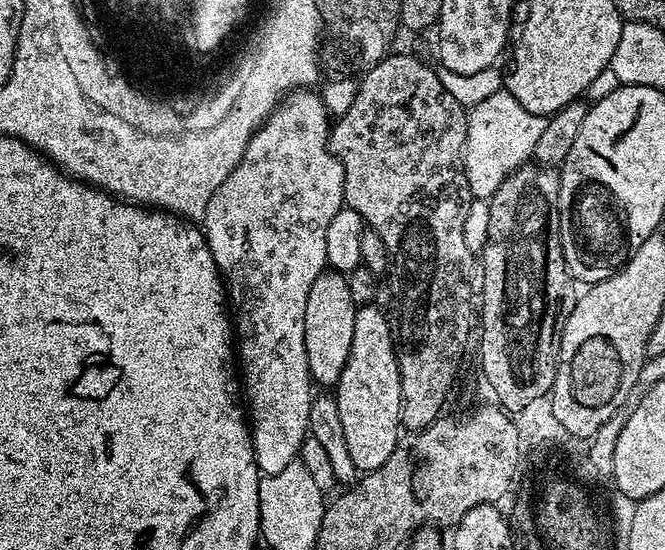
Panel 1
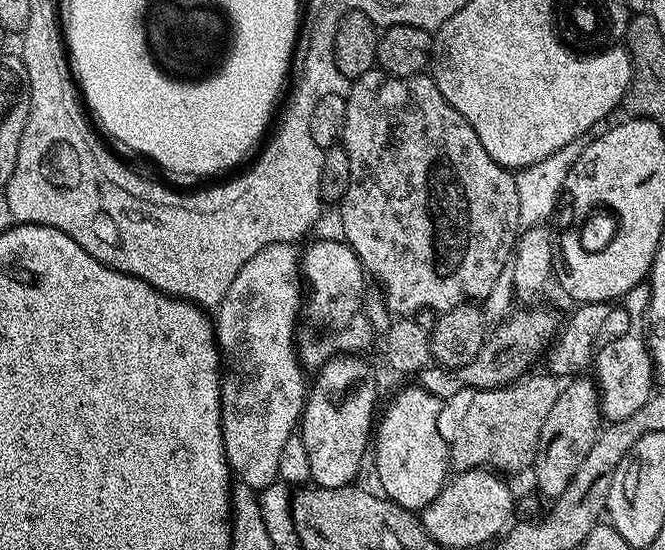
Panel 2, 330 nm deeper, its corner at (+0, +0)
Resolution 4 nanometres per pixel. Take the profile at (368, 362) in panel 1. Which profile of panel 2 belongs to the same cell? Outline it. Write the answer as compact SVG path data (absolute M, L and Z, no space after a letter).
M414 386L414 388L404 388L388 405L383 405L382 415L379 417L378 423L374 428L374 452L376 448L376 476L380 479L379 491L387 496L389 500L393 500L398 506L407 508L409 512L419 513L427 504L434 502L434 498L438 498L438 494L444 489L445 484L450 479L450 457L448 454L448 444L442 438L442 434L438 430L438 414L440 413L440 406L442 401L434 394L428 392L421 386Z

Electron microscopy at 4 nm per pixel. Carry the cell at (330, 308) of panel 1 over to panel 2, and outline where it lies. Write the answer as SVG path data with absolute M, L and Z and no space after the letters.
M345 354L328 360L315 373L316 381L313 384L311 381L307 389L298 435L306 442L311 483L315 487L333 488L353 483L360 472L364 451L367 448L369 451L378 404L376 408L376 388L368 381L372 372L364 359L360 354Z

